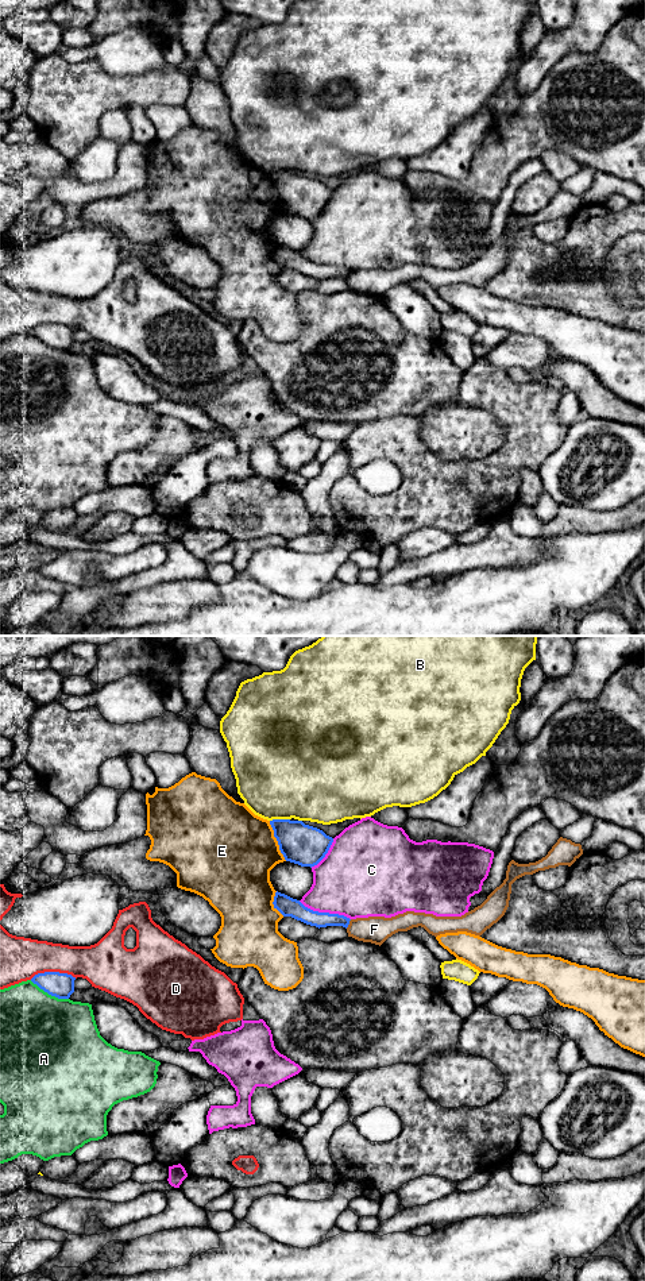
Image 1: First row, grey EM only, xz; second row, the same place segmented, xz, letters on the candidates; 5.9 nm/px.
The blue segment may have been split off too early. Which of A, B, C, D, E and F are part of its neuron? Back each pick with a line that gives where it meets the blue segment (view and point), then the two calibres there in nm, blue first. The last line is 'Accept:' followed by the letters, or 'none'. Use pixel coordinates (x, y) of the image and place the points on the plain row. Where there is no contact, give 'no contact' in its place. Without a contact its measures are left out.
Accept: none

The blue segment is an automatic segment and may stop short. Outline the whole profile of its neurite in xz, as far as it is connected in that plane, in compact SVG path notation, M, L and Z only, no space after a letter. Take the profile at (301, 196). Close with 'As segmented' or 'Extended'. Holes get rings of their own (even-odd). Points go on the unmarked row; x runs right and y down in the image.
M273 171L270 177L285 212L301 219L317 217L333 194L322 182L302 173Z. As segmented

